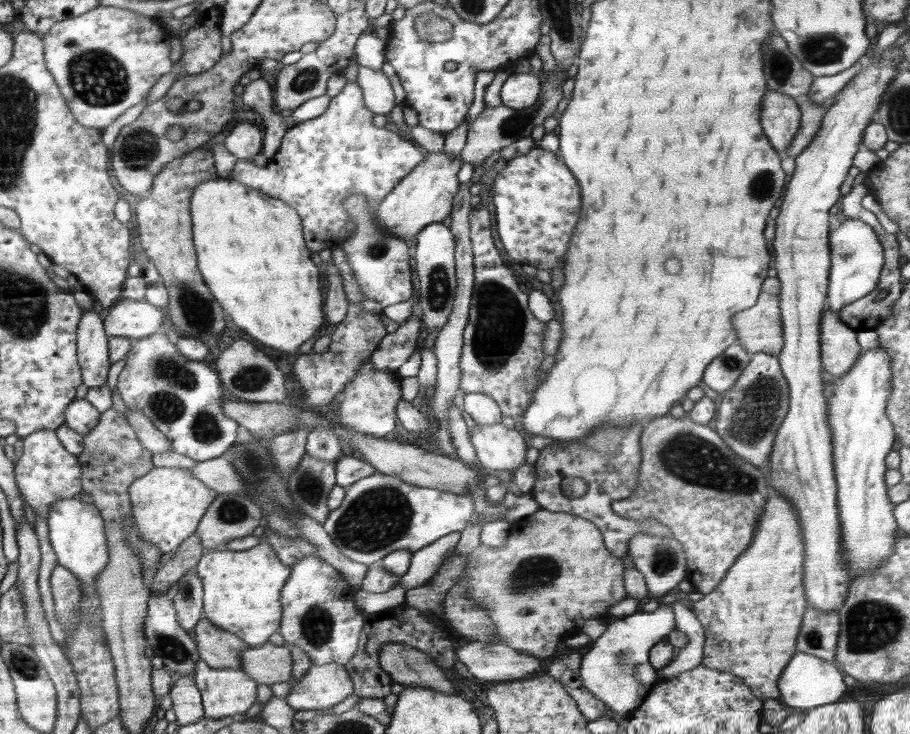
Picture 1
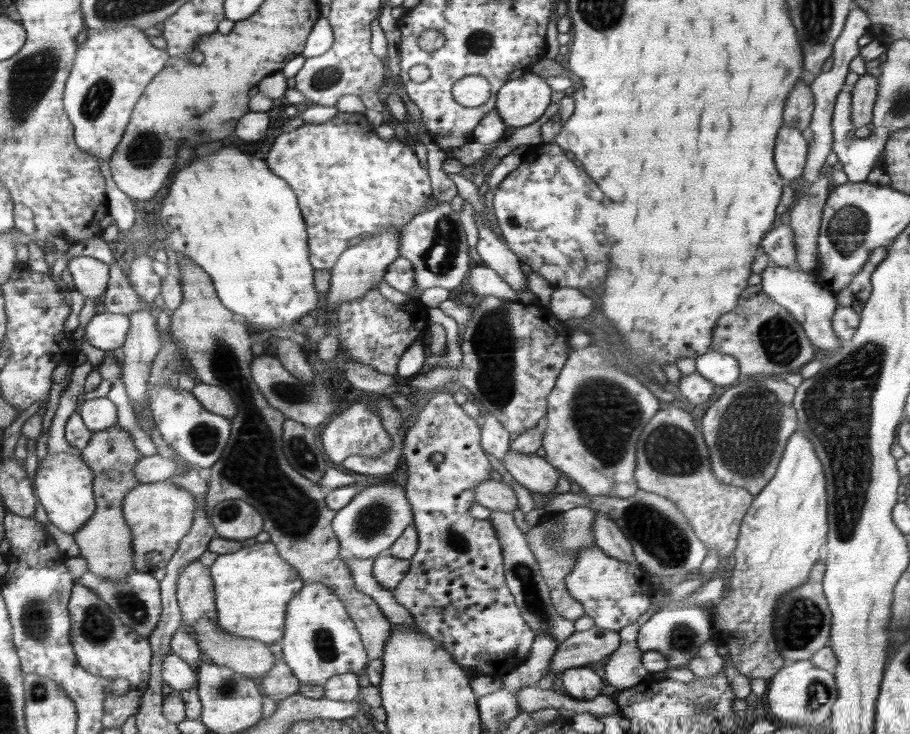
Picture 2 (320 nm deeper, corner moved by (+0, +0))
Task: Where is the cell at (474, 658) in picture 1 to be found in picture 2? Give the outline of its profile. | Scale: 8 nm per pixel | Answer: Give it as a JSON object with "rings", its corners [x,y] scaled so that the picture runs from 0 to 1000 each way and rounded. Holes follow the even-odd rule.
{"rings":[[[653,853],[648,858],[632,860],[620,875],[612,877],[611,888],[605,894],[604,916],[610,920],[621,913],[645,907],[659,902],[670,894],[681,877],[679,860],[668,860]]]}

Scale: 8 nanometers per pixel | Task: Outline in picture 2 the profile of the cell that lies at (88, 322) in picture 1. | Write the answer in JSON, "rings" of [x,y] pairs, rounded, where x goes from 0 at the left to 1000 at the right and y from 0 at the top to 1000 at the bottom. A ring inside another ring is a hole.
{"rings":[[[85,349],[75,354],[84,395],[95,406],[105,407],[104,425],[111,425],[110,411],[120,383],[120,361],[98,349]]]}

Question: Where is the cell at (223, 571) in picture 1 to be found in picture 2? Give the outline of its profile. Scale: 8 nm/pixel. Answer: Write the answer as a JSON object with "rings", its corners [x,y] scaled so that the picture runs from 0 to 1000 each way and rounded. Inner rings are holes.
{"rings":[[[299,737],[241,756],[230,772],[236,793],[236,828],[243,857],[297,879],[313,865],[316,823],[333,801],[326,775],[307,757]]]}

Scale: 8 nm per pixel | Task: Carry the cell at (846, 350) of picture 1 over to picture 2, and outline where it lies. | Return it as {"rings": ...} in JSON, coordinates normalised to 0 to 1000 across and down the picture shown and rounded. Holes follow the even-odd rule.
{"rings":[[[845,358],[836,372],[836,394],[853,414],[857,414],[881,443],[893,473],[903,478],[919,480],[925,465],[916,455],[914,432],[920,418],[918,402],[893,376],[873,364],[858,364]]]}

